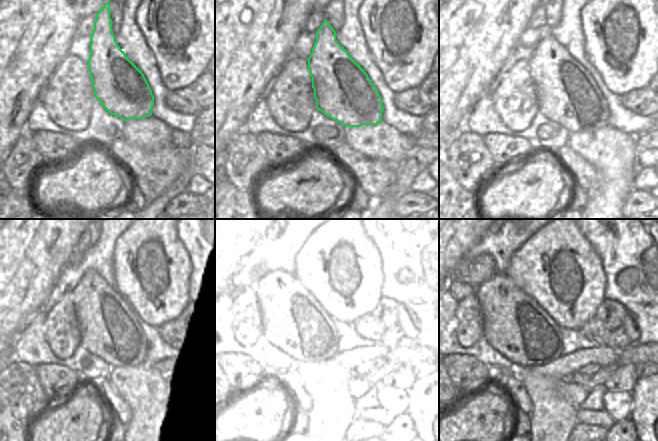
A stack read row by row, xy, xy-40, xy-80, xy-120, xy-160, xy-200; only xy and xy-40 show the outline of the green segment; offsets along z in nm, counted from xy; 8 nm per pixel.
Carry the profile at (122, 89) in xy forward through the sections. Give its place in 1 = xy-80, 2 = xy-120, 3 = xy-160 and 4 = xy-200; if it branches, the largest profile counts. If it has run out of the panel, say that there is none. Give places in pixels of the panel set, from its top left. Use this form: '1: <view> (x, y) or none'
1: xy-80 (568, 95)
2: xy-120 (114, 331)
3: xy-160 (293, 322)
4: xy-200 (513, 323)

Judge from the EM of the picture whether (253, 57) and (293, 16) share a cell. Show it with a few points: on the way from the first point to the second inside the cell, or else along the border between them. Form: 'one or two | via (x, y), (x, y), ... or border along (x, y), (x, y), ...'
one | via (264, 47), (282, 27)

